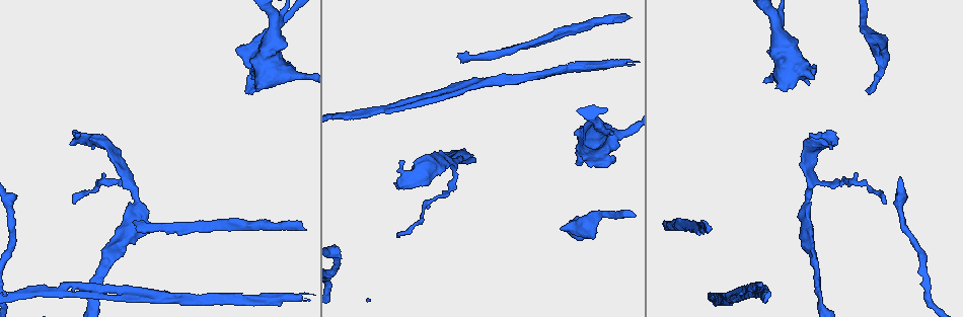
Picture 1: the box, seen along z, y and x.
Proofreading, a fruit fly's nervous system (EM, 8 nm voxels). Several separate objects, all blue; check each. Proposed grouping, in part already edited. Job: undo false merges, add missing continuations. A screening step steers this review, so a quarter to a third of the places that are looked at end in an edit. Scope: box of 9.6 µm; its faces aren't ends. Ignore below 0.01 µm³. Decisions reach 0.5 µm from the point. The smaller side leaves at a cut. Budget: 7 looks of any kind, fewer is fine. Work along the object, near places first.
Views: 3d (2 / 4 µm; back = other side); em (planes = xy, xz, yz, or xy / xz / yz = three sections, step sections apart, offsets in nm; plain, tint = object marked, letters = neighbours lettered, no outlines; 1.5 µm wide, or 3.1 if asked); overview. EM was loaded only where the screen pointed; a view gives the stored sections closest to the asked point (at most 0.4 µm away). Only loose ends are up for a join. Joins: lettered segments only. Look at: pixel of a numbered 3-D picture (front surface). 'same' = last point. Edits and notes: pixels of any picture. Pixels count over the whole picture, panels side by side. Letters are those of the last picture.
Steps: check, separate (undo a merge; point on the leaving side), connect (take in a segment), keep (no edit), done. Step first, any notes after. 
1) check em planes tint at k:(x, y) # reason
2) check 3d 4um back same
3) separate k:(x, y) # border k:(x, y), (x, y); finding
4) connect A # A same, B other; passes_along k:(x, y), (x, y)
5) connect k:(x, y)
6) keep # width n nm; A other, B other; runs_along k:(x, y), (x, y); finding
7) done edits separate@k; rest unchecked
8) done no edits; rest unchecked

check em planes letters at 1:(253, 90) # free end

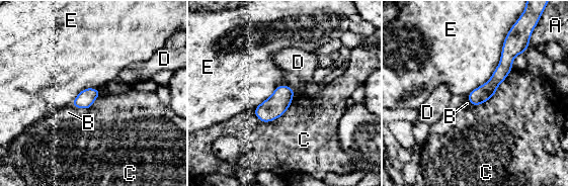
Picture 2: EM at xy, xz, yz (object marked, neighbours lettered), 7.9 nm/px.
connect B # A other, B same, C other, D other, E other; it goes on there

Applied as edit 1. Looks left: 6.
check overview # see it whole again

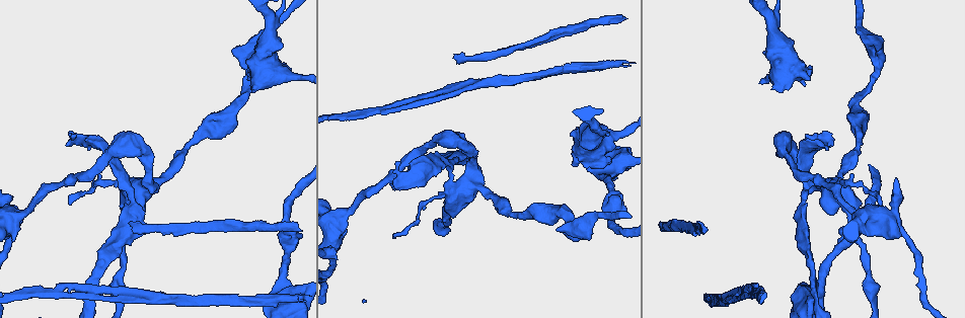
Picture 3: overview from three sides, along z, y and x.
check em planes letters at 3:(291, 77) # sudden change in width

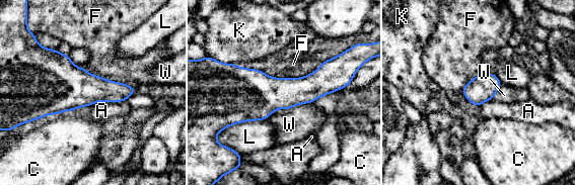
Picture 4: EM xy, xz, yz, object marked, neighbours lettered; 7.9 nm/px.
keep # A other, C other, F other, K other, L other, W other; border 4:(126, 100), (96, 101), (89, 106); one neuron here

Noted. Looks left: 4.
check 3d 4um back at 3:(69, 205) # tapers out

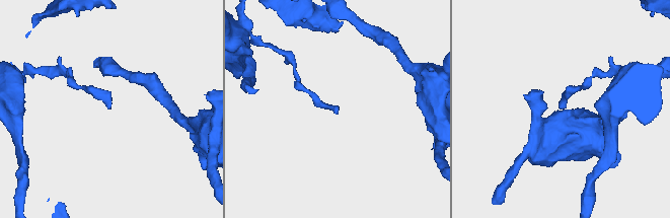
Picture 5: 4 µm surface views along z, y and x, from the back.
check em xz step 4 tint at 5:(559, 106)

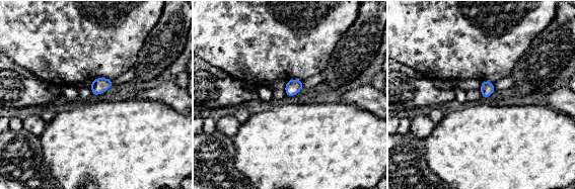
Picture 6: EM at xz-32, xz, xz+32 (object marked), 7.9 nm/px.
check em planes letters same

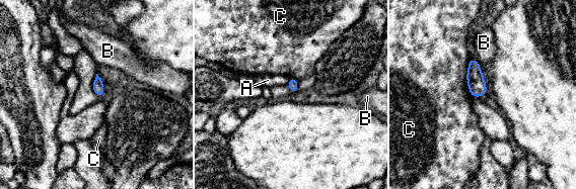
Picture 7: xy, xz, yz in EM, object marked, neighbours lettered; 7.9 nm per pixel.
keep # longest_contact C 320 nm; A other, B other, C other; border 7:(290, 78), (286, 84); no lettered segment goes on from it

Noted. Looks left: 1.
done edits connect@2; rest unchecked

